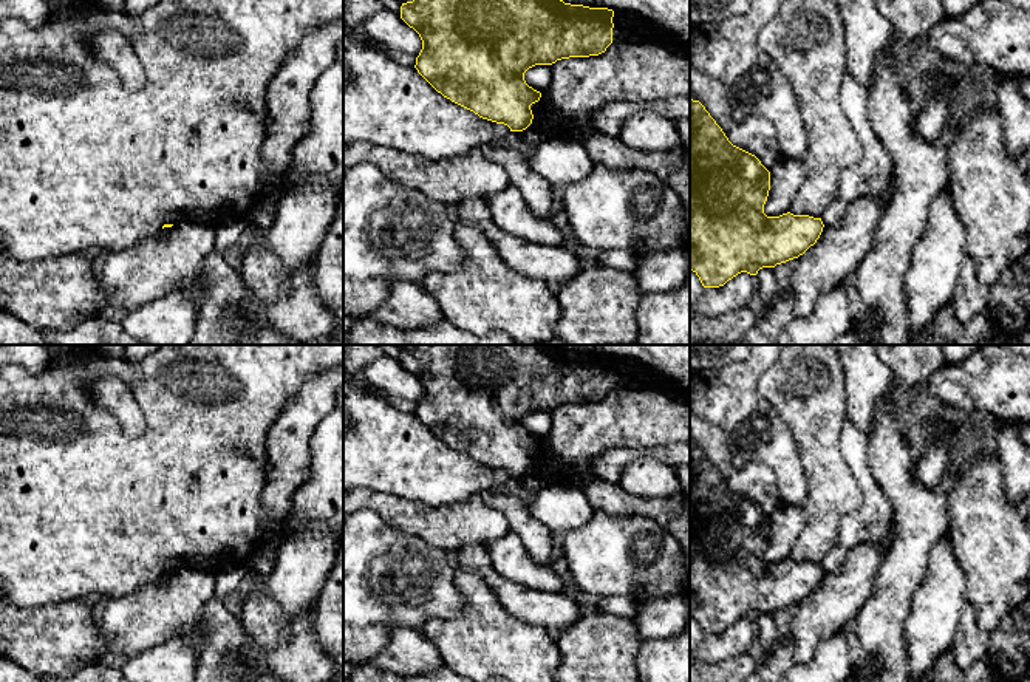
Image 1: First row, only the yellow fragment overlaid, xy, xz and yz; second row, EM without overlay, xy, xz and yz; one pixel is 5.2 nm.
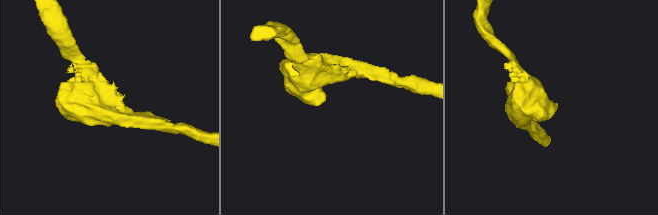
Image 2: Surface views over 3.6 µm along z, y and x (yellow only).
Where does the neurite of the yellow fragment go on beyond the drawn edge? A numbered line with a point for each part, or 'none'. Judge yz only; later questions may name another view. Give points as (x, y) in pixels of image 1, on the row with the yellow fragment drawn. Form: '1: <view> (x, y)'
none

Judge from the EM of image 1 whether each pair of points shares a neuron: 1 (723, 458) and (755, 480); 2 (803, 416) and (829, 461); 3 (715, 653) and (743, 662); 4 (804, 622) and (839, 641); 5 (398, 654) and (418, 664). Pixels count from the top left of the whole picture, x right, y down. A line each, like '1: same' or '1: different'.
1: same
2: same
3: different
4: different
5: same

